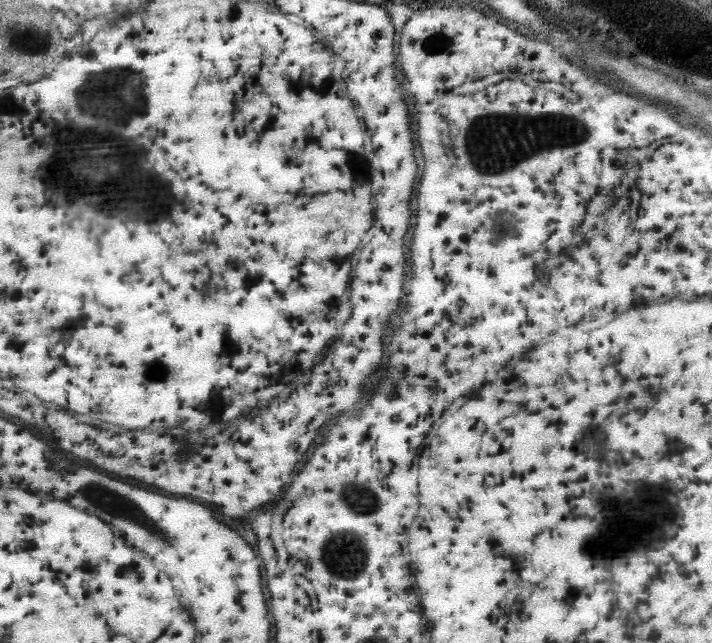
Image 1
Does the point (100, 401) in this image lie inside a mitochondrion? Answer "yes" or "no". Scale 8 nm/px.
no

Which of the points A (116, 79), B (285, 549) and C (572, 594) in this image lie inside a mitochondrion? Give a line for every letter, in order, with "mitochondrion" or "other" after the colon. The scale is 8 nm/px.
A: mitochondrion
B: other
C: other

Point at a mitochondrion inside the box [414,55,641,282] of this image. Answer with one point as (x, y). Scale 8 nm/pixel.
(483, 160)

